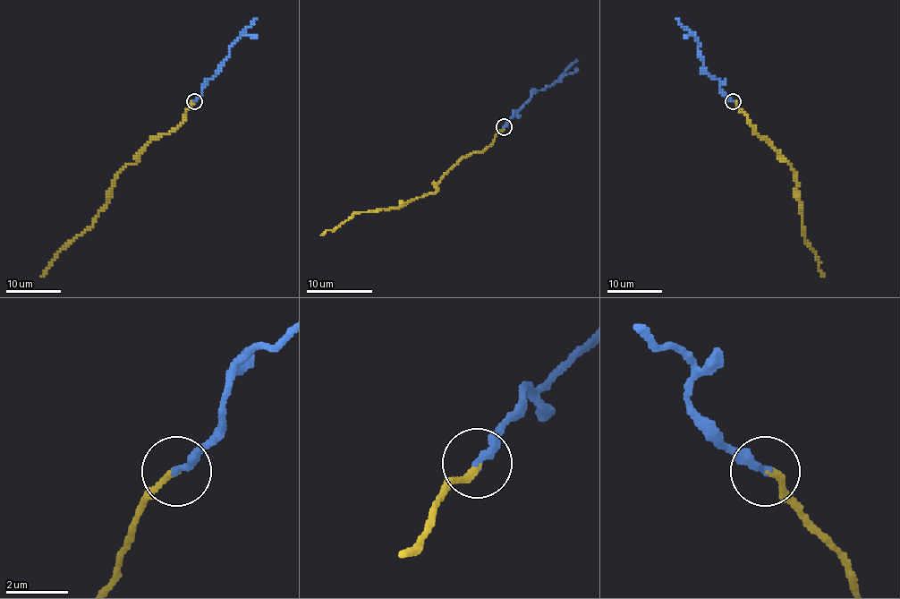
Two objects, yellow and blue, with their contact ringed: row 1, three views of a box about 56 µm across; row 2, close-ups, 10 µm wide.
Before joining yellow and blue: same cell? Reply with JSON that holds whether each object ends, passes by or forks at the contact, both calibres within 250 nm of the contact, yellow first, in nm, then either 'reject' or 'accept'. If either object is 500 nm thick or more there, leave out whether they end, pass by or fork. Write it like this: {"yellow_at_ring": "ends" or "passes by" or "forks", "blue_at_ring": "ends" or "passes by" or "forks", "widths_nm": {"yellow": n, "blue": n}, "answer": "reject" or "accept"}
{"yellow_at_ring": "ends", "blue_at_ring": "ends", "widths_nm": {"yellow": 200, "blue": 280}, "answer": "accept"}

